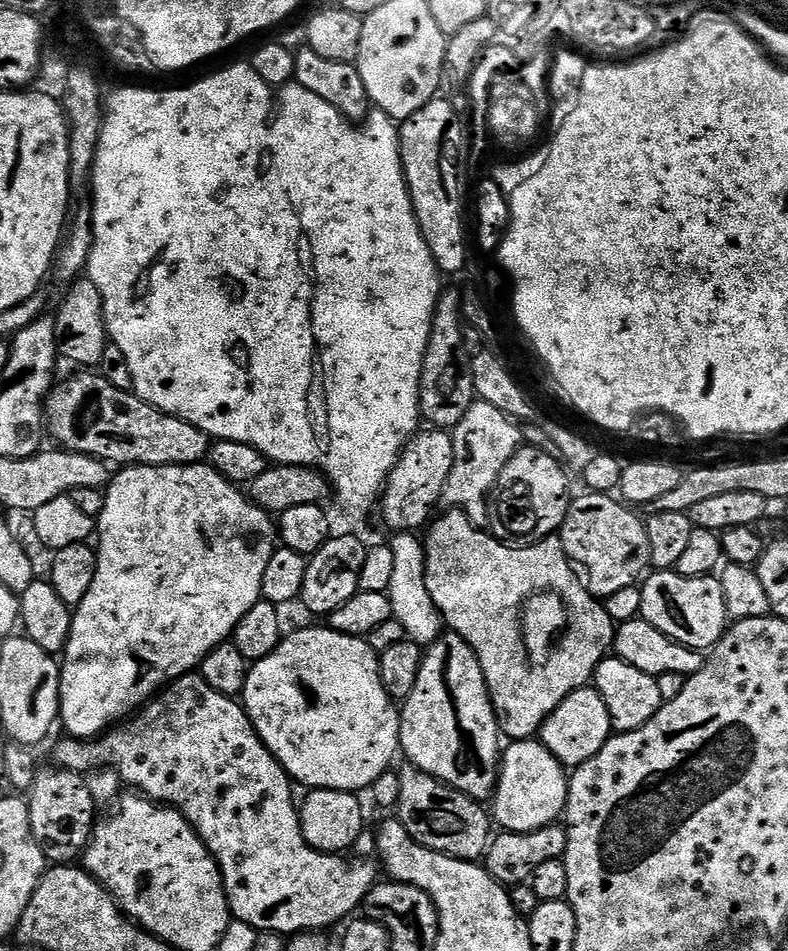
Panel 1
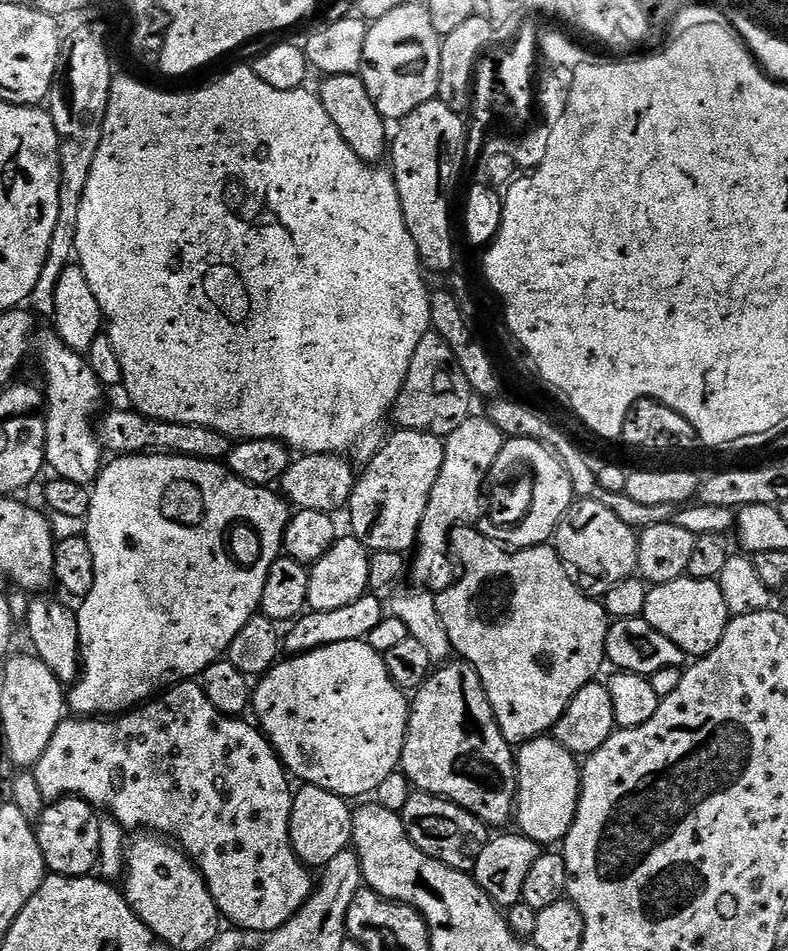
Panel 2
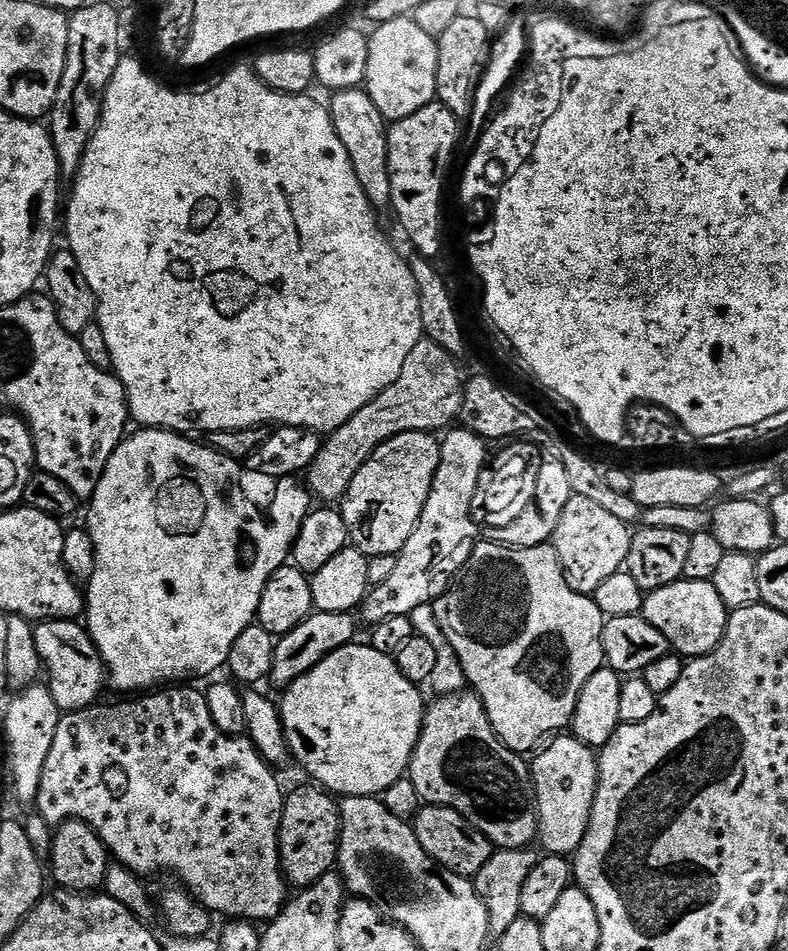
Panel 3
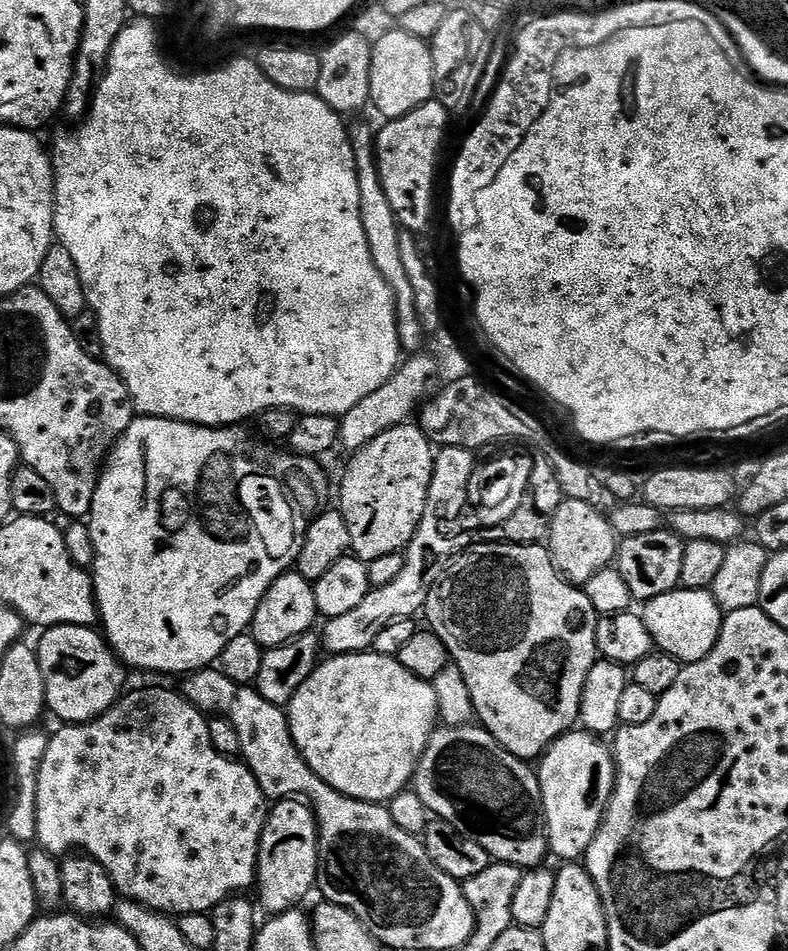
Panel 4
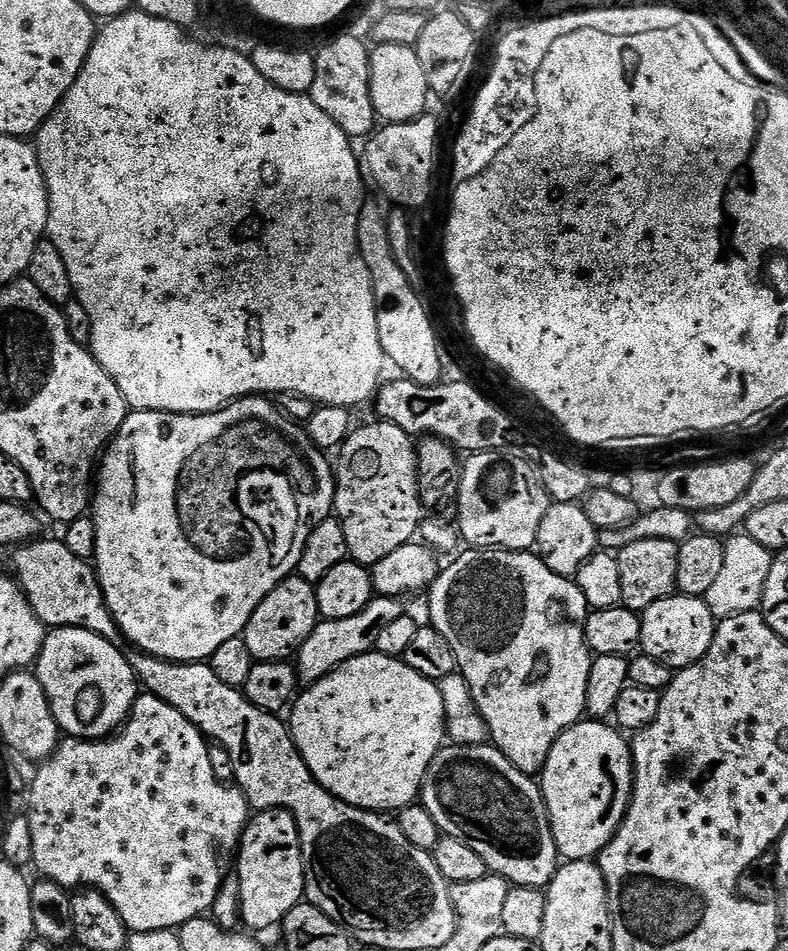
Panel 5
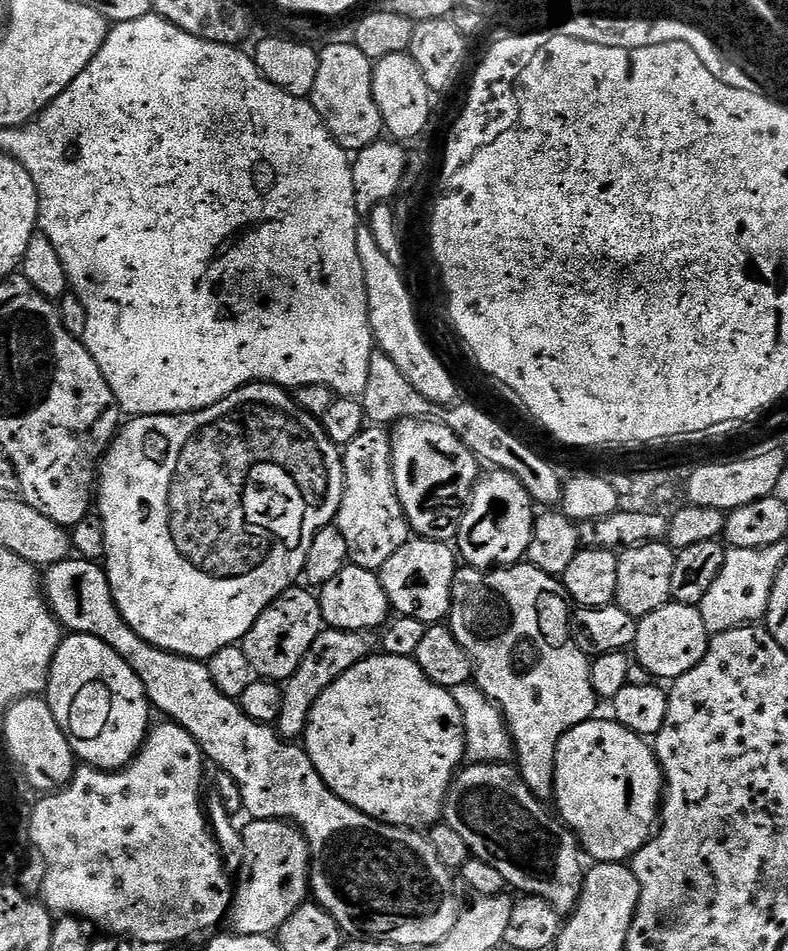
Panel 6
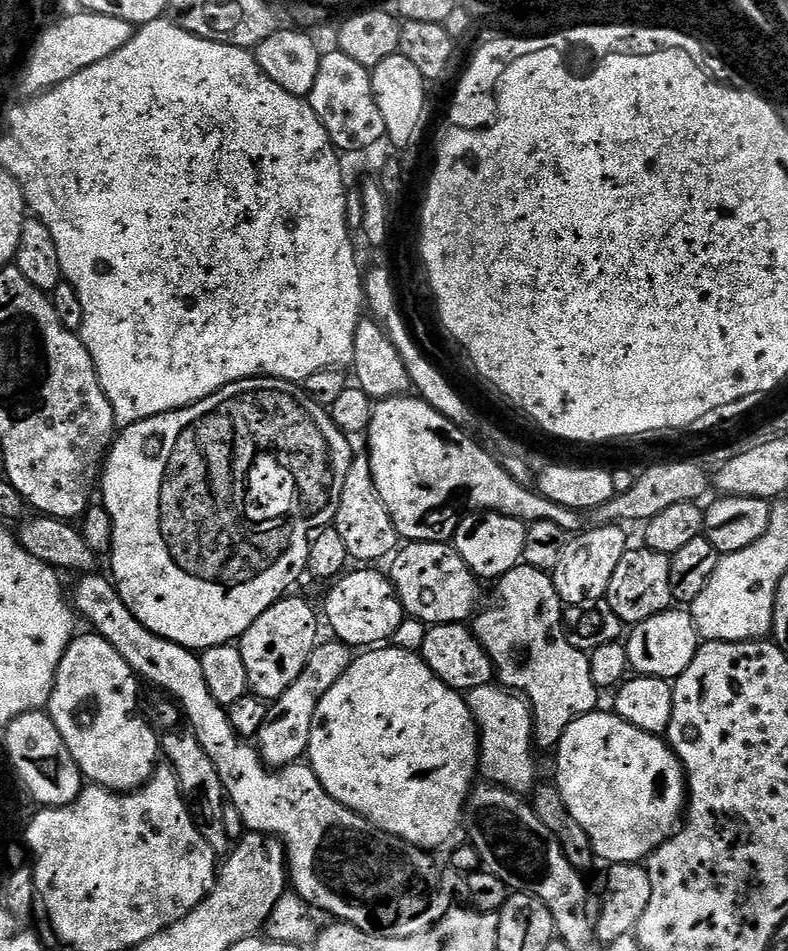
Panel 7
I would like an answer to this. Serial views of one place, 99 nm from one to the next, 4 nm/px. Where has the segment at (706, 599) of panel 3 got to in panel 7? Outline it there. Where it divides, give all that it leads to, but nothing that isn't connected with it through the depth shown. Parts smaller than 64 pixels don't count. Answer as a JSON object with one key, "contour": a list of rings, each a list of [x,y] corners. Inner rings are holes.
{"contour":[[[669,610],[654,618],[646,618],[646,622],[635,625],[627,633],[628,667],[633,673],[641,676],[653,676],[674,682],[684,673],[686,666],[694,662],[696,649],[701,643],[702,637],[696,631],[691,611]]]}

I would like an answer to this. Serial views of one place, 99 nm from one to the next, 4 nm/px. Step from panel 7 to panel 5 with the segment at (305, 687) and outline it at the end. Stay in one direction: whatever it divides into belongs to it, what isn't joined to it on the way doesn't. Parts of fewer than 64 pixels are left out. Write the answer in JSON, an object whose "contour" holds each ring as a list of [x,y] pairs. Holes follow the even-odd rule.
{"contour":[[[377,595],[361,612],[354,614],[354,618],[321,619],[310,634],[310,638],[302,642],[299,652],[294,657],[299,679],[308,686],[316,684],[322,678],[326,678],[326,674],[342,666],[342,662],[350,662],[350,658],[358,658],[373,651],[378,638],[382,638],[386,626],[406,615],[404,604],[403,599]]]}

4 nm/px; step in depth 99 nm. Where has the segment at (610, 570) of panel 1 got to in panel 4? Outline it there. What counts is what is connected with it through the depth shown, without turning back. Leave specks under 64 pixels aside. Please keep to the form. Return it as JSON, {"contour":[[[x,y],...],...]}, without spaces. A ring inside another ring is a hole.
{"contour":[[[565,498],[552,515],[552,524],[546,537],[548,553],[552,555],[554,566],[569,584],[583,586],[603,568],[615,561],[618,537],[612,528],[612,521],[594,506],[586,506],[581,500]]]}

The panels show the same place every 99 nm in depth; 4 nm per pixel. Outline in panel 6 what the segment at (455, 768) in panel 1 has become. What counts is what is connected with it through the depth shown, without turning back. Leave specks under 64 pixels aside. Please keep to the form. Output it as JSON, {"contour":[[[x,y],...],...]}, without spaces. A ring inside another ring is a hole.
{"contour":[[[511,763],[474,764],[461,767],[452,778],[452,784],[444,799],[443,823],[450,826],[463,838],[469,853],[482,862],[490,862],[498,874],[502,874],[509,889],[517,888],[517,893],[531,894],[542,898],[561,917],[571,916],[578,906],[584,889],[585,865],[580,865],[582,849],[571,831],[551,811],[547,812],[545,801],[530,794],[530,786],[522,782],[520,771]]]}

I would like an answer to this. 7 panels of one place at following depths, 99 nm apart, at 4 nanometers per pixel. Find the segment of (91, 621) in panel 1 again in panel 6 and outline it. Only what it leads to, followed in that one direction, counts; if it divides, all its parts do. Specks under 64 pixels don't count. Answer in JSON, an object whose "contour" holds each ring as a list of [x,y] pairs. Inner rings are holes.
{"contour":[[[267,382],[248,384],[234,394],[222,398],[222,402],[218,402],[214,406],[203,408],[197,412],[181,412],[174,416],[137,416],[129,419],[127,423],[121,427],[120,431],[117,432],[116,439],[113,440],[110,447],[108,447],[108,451],[105,452],[104,458],[100,462],[100,470],[98,473],[98,515],[106,530],[106,550],[104,551],[102,567],[104,571],[108,573],[110,590],[114,594],[114,602],[118,606],[122,618],[130,626],[130,630],[134,630],[134,634],[138,634],[146,642],[150,642],[154,646],[158,646],[167,652],[173,652],[179,656],[188,656],[192,660],[206,662],[211,656],[218,654],[218,650],[222,650],[231,644],[239,645],[241,641],[243,641],[246,633],[250,630],[250,626],[254,626],[254,622],[259,616],[261,616],[282,593],[288,591],[289,588],[293,587],[293,585],[303,577],[304,567],[306,566],[306,554],[310,550],[310,542],[314,538],[314,534],[318,534],[318,530],[329,527],[329,525],[335,521],[338,510],[340,509],[343,493],[344,457],[341,449],[334,442],[330,442],[323,423],[321,423],[317,417],[306,414],[306,410],[302,410],[297,406],[293,393],[281,388],[279,384],[270,384]]]}

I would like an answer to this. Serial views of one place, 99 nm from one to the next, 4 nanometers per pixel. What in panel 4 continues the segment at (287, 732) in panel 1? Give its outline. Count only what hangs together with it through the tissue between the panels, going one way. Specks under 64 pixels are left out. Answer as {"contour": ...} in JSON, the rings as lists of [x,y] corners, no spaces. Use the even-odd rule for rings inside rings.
{"contour":[[[371,650],[355,652],[354,654],[342,654],[341,656],[329,655],[327,658],[321,659],[315,670],[310,674],[310,678],[306,678],[306,682],[302,682],[298,694],[294,694],[294,698],[288,704],[286,711],[290,734],[294,738],[296,749],[300,752],[300,757],[312,767],[314,774],[318,774],[318,778],[325,780],[331,788],[338,790],[343,796],[349,796],[362,802],[383,805],[387,805],[388,801],[395,798],[400,792],[405,791],[413,783],[416,767],[420,765],[422,754],[432,740],[432,734],[436,731],[440,720],[435,683],[410,674],[410,670],[406,670],[406,666],[402,666],[397,657],[383,656]]]}

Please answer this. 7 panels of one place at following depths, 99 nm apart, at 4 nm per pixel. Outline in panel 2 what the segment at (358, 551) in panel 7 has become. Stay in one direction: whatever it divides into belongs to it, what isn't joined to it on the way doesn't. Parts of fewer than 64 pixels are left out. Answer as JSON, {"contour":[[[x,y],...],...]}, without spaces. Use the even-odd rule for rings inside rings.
{"contour":[[[396,430],[376,452],[376,457],[359,473],[352,486],[346,515],[352,519],[351,535],[368,547],[369,553],[411,553],[416,546],[422,514],[426,514],[426,502],[430,502],[430,490],[438,482],[438,470],[442,470],[444,440],[429,432]]]}

